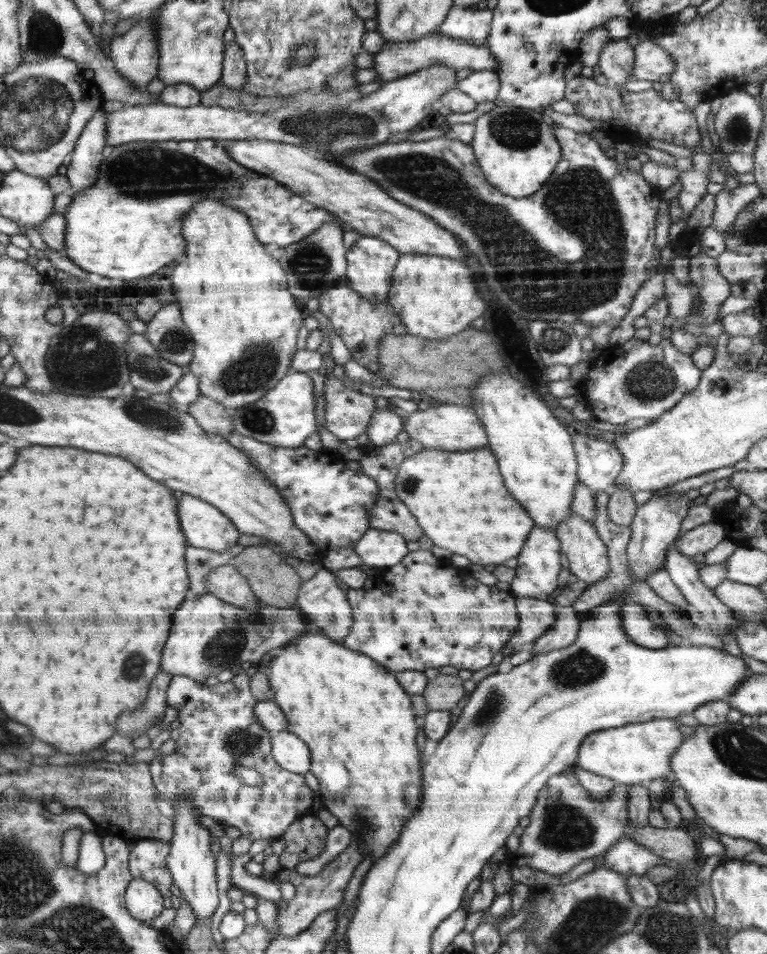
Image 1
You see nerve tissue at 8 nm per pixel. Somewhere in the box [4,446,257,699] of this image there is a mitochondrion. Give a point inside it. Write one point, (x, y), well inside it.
(225, 648)

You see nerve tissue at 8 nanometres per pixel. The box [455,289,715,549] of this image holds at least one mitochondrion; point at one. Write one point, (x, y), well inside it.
(649, 380)

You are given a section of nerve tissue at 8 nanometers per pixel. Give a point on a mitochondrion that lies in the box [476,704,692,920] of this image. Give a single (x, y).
(565, 828)

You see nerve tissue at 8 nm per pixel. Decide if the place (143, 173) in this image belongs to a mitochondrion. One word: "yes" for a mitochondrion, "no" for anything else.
yes

